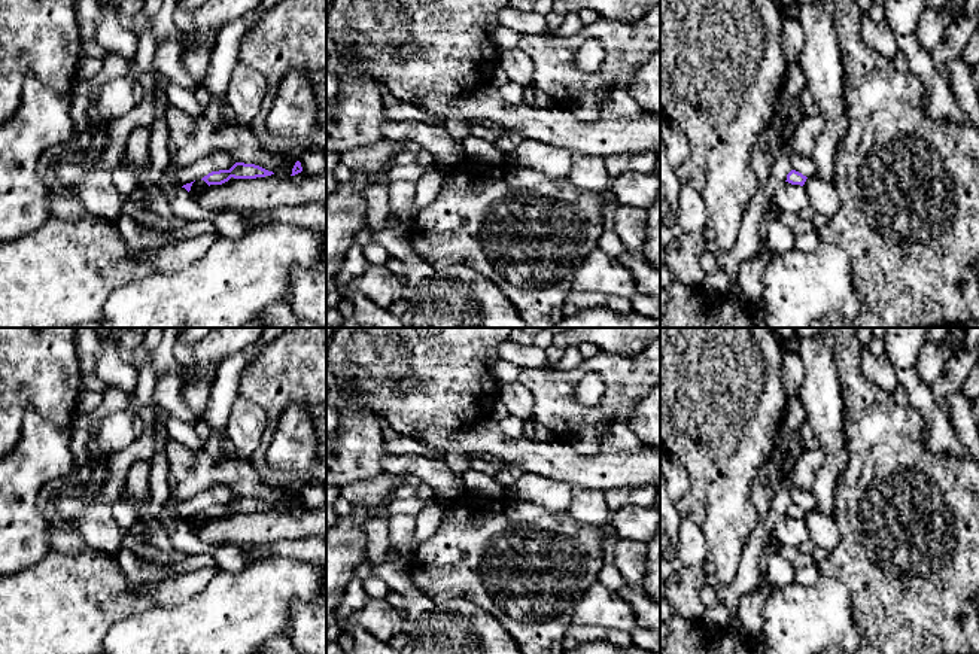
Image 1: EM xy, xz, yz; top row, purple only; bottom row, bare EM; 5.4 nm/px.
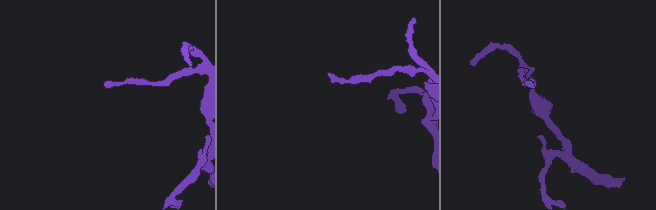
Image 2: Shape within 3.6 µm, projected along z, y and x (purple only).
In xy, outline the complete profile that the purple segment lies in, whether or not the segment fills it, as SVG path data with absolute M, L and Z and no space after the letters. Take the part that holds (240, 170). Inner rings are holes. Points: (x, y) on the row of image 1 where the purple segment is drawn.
M235 162L229 170L212 171L207 176L204 176L201 180L204 180L210 186L210 185L222 185L222 183L228 182L231 177L256 179L256 177L265 177L265 176L271 176L271 174L274 174L274 173L268 171L259 165Z

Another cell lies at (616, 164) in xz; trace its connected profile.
M650 150L614 153L605 158L605 168L609 177L617 177L627 171L653 174L656 173L656 164L657 155Z

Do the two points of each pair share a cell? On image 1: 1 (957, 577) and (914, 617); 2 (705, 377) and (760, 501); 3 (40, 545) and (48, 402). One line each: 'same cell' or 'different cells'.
1: same cell
2: different cells
3: different cells

